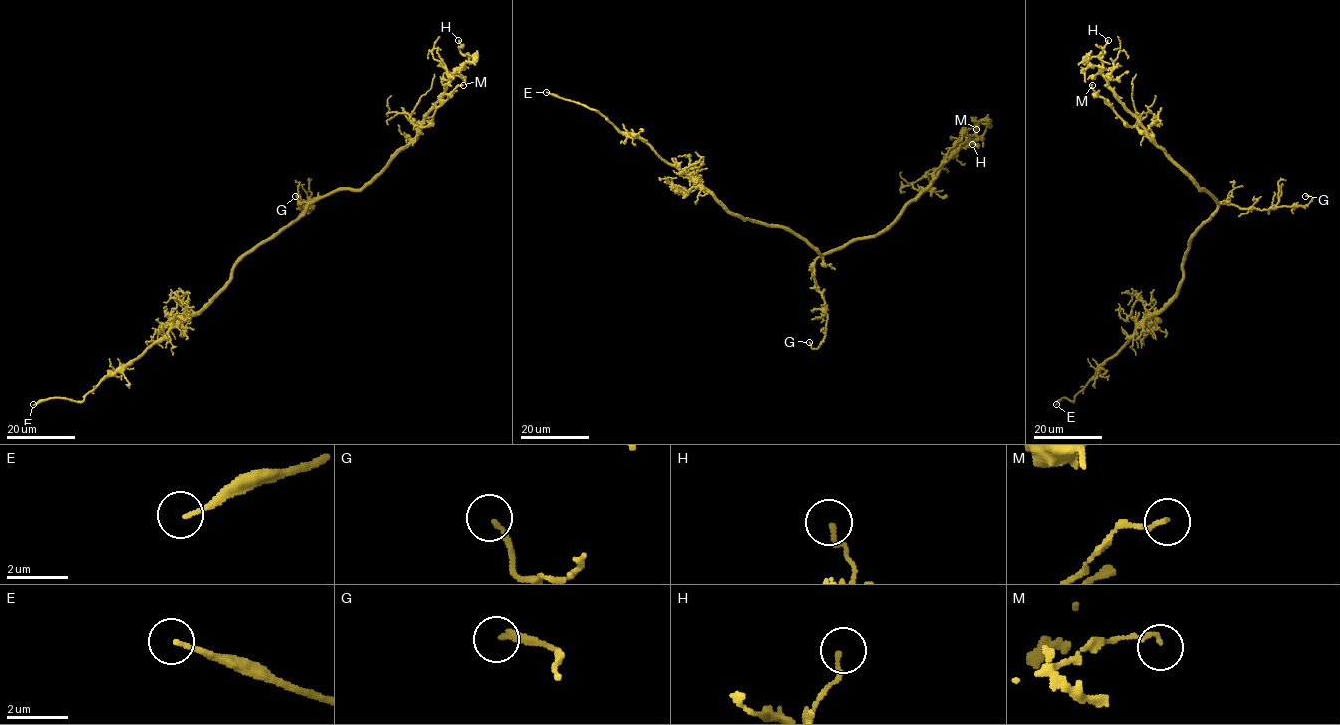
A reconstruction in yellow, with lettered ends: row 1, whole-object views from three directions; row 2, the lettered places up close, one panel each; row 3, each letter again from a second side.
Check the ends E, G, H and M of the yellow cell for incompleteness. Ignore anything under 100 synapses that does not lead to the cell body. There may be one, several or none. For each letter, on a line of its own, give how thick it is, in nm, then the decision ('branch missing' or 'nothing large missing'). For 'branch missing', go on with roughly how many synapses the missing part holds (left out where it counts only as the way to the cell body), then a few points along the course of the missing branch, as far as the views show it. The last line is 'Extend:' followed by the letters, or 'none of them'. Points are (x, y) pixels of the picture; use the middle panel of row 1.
E: 120 nm thick; branch missing
G: 190 nm thick; nothing large missing
H: 150 nm thick; nothing large missing
M: 120 nm thick; nothing large missing
Extend: E

